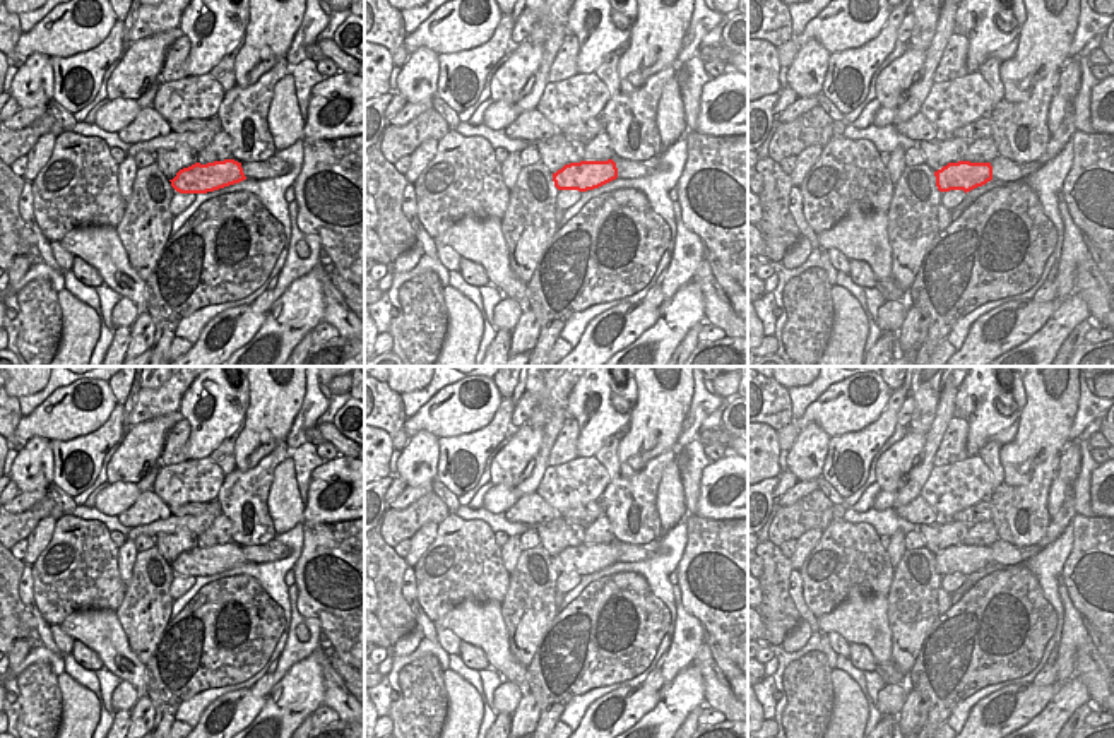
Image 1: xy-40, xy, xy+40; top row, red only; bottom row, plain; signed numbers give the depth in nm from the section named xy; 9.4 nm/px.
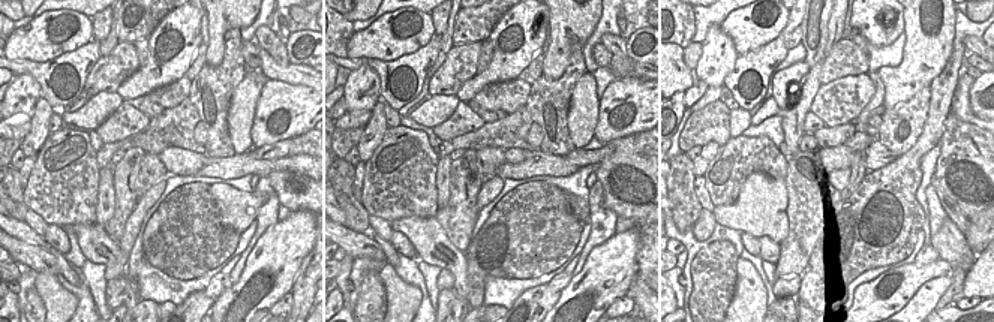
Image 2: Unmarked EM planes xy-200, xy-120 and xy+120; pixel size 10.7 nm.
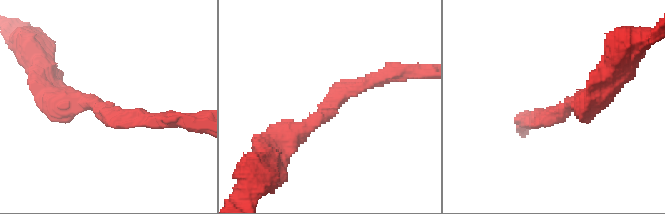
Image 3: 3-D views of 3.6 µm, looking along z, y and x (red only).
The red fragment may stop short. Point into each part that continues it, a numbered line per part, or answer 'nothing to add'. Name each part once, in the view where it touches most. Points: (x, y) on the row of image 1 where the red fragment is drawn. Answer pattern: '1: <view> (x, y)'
nothing to add.

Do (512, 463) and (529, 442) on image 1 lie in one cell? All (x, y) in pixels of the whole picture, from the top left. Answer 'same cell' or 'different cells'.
same cell

